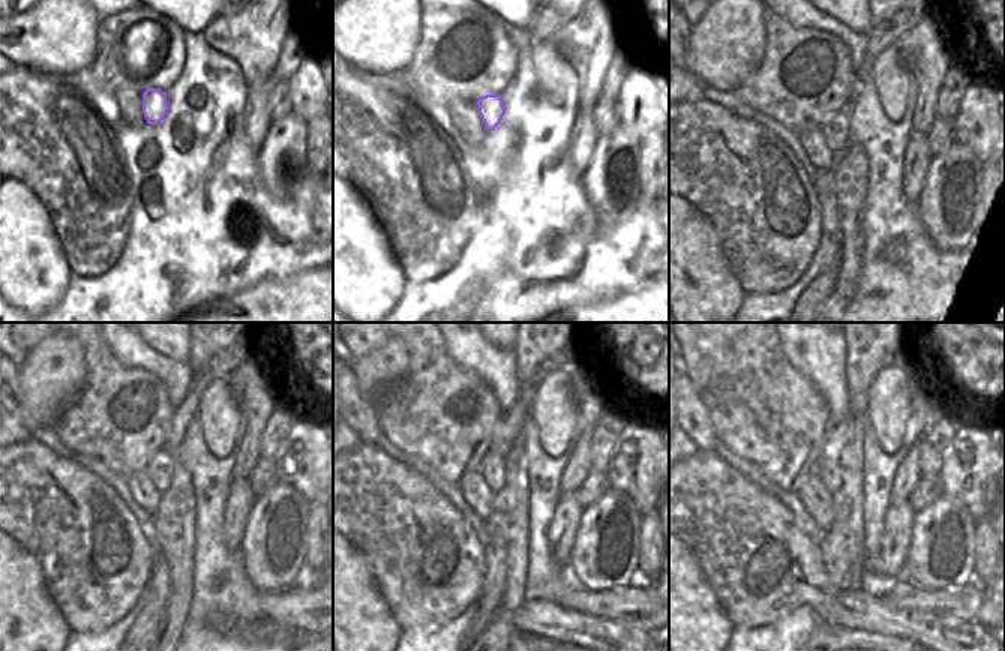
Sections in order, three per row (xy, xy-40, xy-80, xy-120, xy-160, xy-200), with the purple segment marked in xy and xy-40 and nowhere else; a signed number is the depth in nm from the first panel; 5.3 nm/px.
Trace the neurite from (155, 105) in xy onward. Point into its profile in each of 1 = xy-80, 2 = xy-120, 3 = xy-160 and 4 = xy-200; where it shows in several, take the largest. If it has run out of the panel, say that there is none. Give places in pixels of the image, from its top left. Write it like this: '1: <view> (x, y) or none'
1: xy-80 (834, 131)
2: xy-120 (159, 470)
3: xy-160 (492, 468)
4: xy-200 (828, 473)

